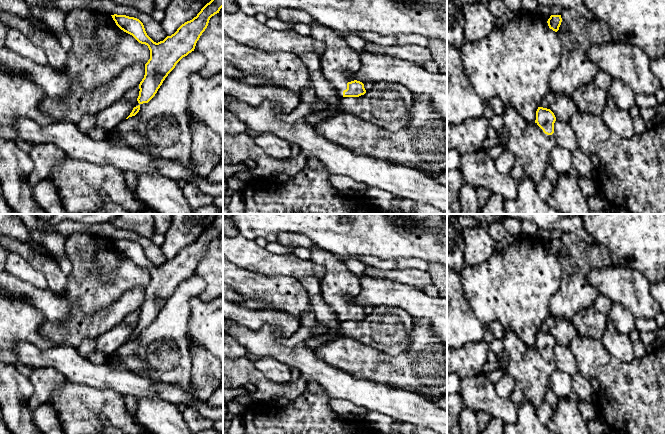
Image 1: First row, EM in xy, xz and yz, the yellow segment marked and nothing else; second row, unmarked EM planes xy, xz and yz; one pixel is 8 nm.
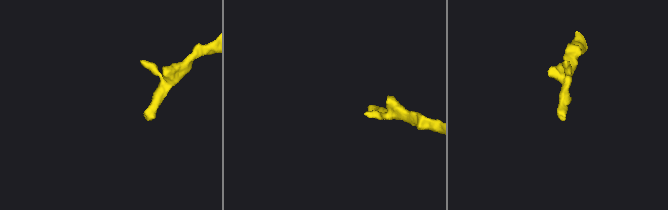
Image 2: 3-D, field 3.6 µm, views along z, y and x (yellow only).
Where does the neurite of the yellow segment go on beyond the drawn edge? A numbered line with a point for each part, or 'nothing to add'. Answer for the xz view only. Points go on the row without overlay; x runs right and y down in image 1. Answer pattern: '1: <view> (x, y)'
1: xz (339, 286)

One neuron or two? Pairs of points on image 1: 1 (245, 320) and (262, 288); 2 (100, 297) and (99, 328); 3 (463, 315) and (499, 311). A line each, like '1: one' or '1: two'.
1: two
2: two
3: two

